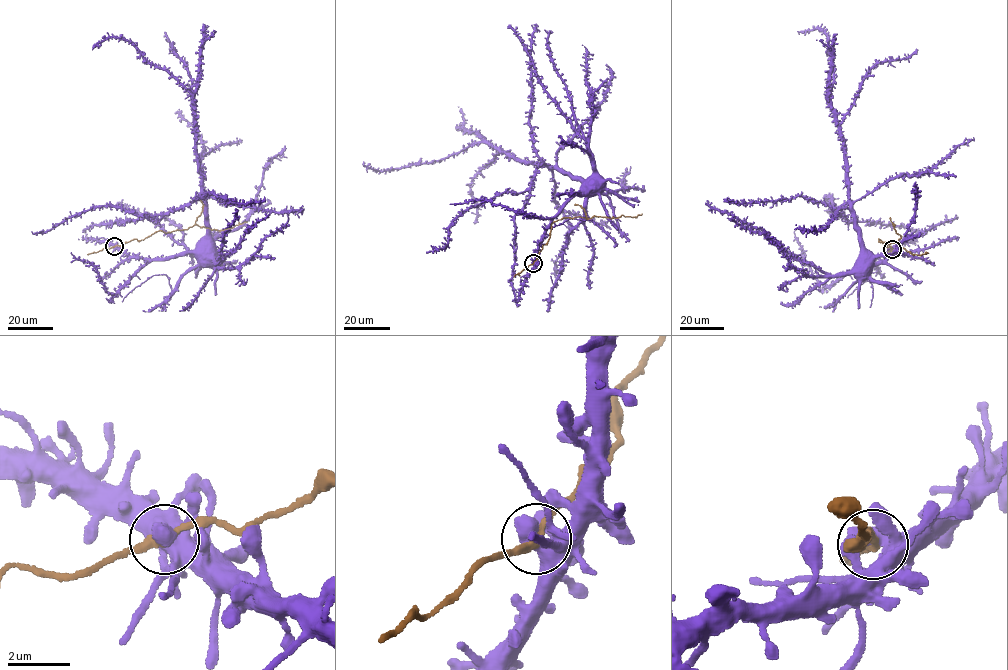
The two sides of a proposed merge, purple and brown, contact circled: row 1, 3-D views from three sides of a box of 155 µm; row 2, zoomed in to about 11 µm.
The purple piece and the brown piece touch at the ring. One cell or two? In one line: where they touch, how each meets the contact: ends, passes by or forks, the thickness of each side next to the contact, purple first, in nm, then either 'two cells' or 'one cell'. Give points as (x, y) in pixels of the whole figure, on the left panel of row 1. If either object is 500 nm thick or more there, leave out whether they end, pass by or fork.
(114, 246) | 650/220 nm | two cells

